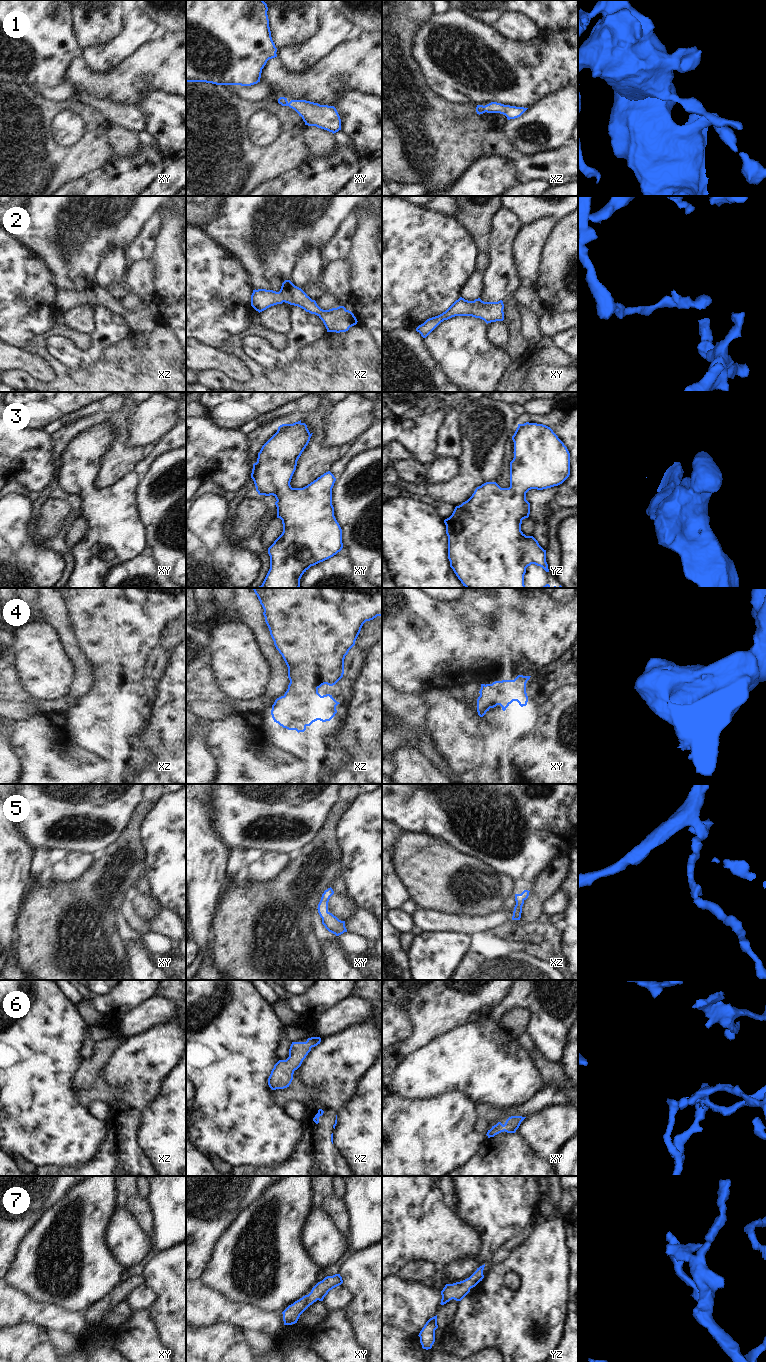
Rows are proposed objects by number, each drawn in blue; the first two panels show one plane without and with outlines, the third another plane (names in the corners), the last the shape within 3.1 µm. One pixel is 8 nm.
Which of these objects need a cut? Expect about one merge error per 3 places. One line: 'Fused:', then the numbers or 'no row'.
Fused: no row

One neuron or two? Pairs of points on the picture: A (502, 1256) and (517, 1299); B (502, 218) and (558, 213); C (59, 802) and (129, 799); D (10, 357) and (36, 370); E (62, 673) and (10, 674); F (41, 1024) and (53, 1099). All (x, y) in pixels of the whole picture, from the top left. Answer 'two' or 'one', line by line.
A: two
B: two
C: one
D: one
E: two
F: one

